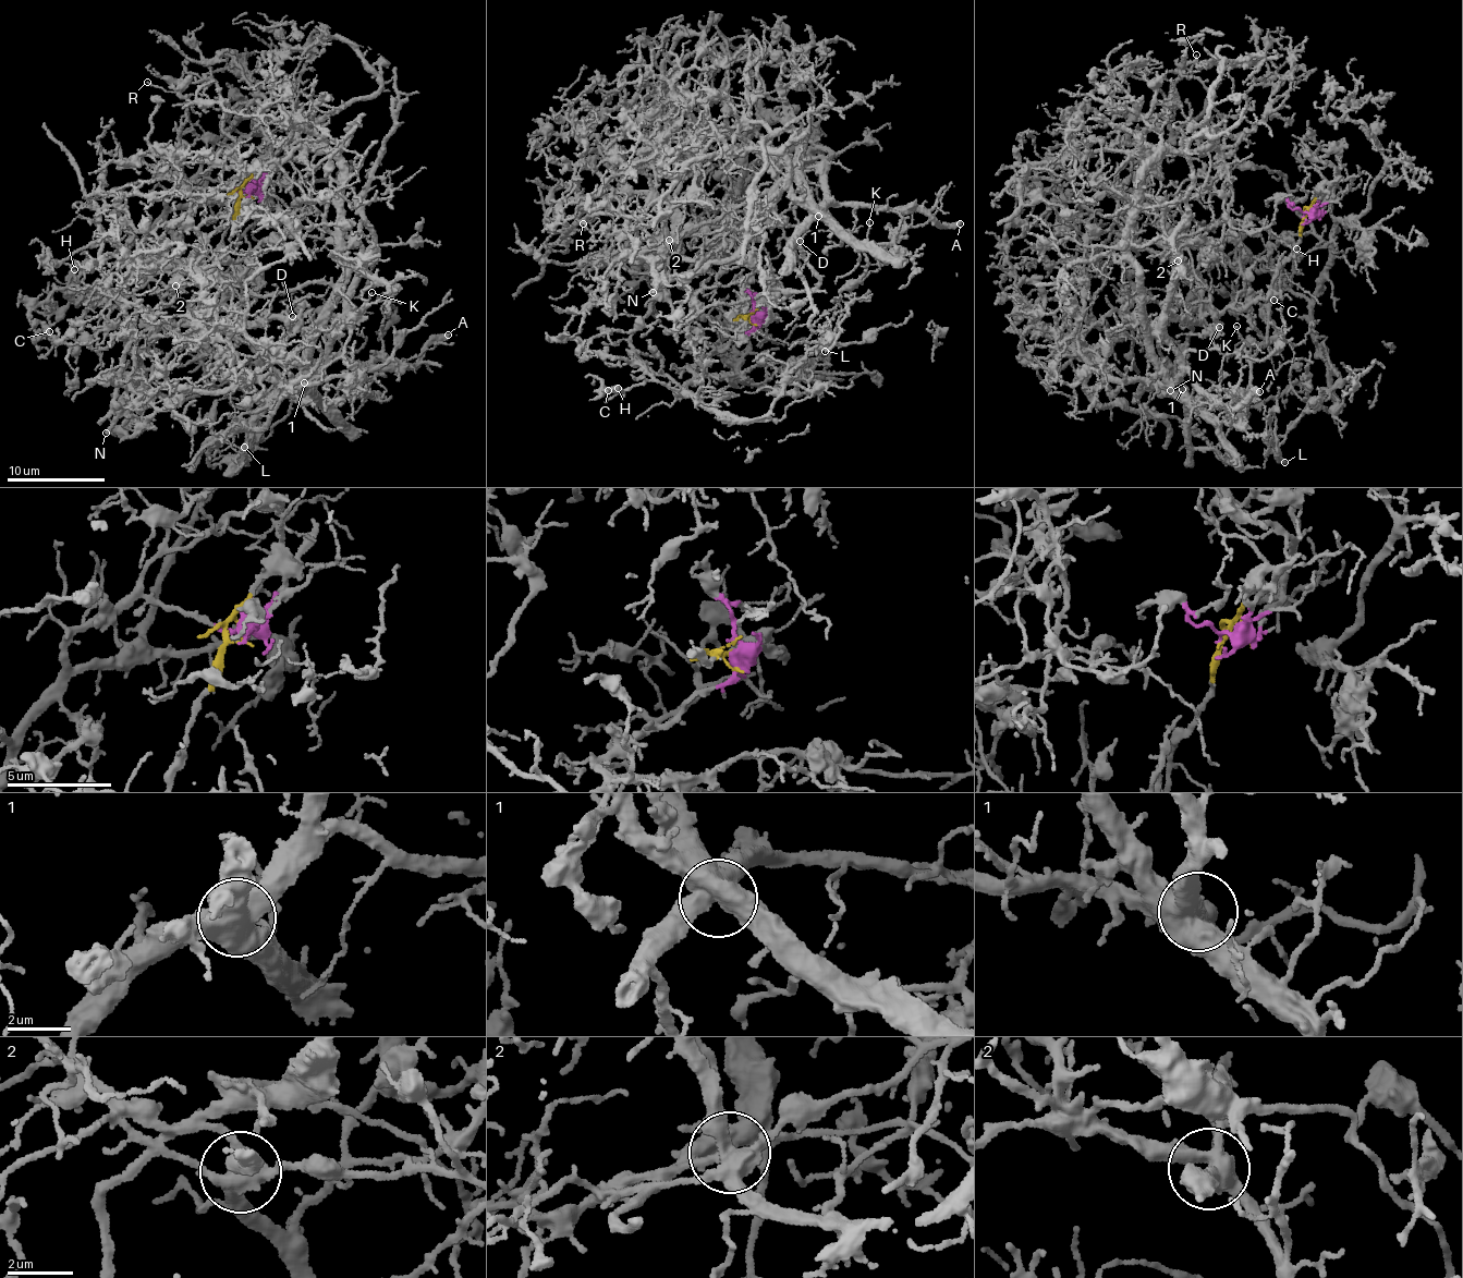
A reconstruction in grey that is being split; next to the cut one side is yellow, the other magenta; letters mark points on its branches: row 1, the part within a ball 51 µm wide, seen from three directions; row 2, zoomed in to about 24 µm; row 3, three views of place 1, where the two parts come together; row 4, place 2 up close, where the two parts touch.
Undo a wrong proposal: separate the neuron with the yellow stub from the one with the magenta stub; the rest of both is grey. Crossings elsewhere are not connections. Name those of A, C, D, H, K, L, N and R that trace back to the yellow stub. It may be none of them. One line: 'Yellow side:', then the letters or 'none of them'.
Yellow side: A, D, K, N

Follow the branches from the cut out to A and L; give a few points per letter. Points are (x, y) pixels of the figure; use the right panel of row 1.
A: (1302, 217), (1301, 243), (1280, 274), (1246, 388), (1191, 399), (1181, 387), (1187, 369), (1228, 406), (1259, 390)
L: (1302, 217), (1332, 195), (1313, 343), (1336, 409), (1307, 404), (1279, 445), (1285, 463)

